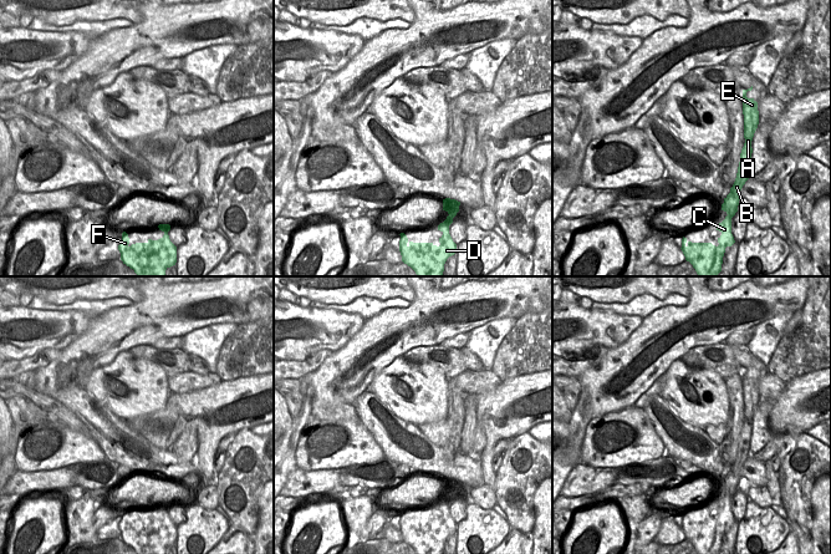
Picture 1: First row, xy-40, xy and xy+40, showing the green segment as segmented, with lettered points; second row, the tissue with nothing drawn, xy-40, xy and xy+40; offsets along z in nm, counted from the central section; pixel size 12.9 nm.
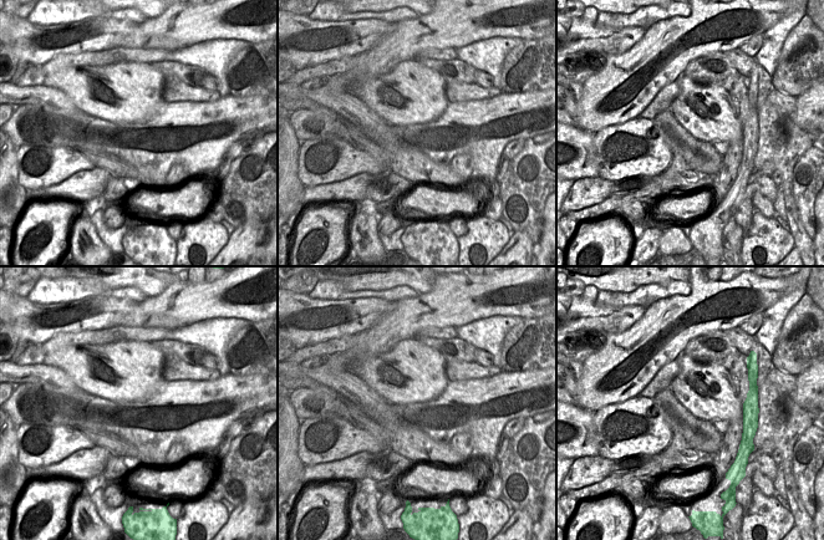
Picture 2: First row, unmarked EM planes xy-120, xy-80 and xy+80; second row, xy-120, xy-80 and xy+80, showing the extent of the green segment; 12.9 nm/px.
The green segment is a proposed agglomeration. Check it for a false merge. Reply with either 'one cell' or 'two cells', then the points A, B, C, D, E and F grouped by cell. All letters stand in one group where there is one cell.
one cell; A B C D E F

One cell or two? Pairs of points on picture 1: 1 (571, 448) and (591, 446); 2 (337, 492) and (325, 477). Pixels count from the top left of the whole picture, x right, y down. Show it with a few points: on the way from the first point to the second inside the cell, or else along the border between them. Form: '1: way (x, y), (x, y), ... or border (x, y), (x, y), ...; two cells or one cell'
1: border (589, 422), (585, 430), (580, 462); two cells
2: border (340, 483), (330, 489), (305, 494); two cells

